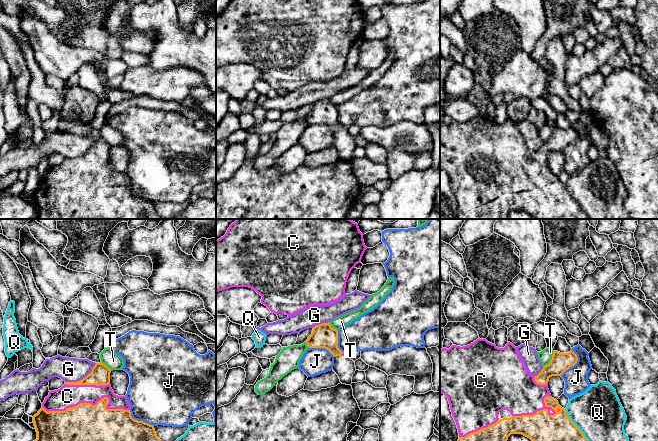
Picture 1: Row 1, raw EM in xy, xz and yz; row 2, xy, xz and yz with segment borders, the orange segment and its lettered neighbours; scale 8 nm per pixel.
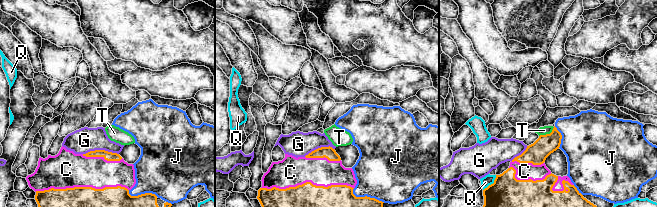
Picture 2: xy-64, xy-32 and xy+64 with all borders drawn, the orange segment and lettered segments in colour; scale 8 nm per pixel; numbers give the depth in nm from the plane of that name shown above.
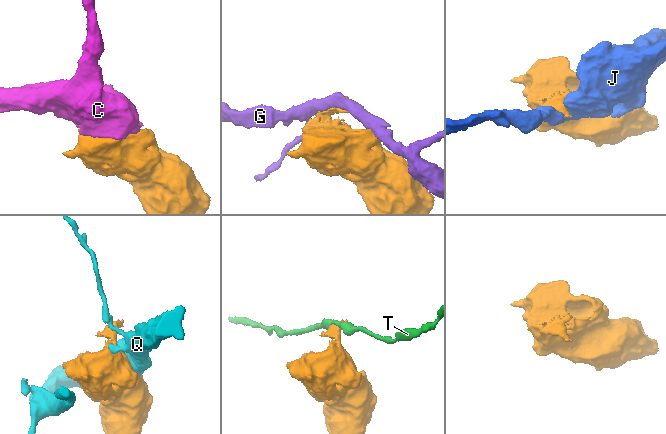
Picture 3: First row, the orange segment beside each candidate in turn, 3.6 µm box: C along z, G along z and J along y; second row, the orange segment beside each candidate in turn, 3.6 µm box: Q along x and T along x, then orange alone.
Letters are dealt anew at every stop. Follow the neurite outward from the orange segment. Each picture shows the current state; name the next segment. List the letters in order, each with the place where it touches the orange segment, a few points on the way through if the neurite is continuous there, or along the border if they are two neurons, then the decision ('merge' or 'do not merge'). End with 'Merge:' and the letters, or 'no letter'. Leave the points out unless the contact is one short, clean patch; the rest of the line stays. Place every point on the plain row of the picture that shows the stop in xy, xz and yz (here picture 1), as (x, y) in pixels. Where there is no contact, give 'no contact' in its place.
C: xy (90, 179) | merge
G: xy (83, 154) | do not merge
J: xy (139, 197) | do not merge
Q: yz (576, 202) | do not merge
T: yz (551, 136) | along yz (554, 127), (551, 136), (543, 143) | do not merge
Merge: C

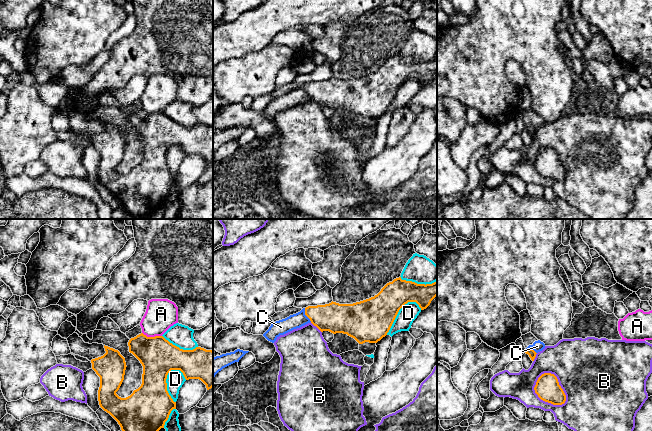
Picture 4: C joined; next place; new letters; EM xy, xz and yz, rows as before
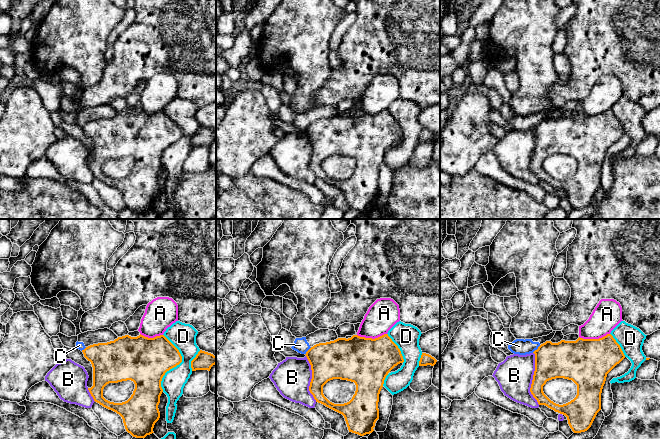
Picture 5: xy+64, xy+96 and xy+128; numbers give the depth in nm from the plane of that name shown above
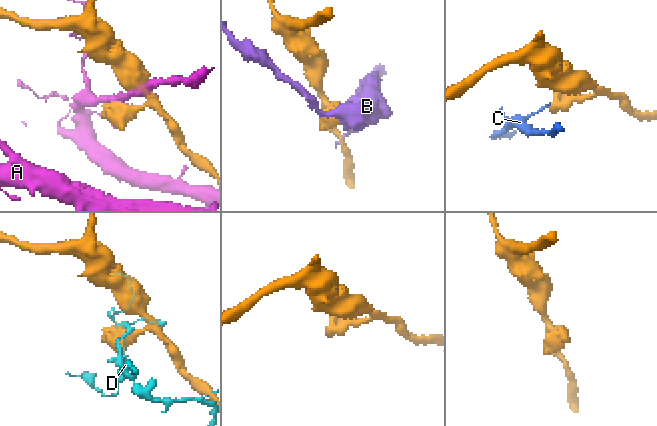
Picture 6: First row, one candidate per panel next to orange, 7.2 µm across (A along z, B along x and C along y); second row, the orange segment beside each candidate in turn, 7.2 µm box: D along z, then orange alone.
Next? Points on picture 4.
A: xy (152, 113) | do not merge
B: yz (558, 159) | do not merge
C: xz (305, 90) | along xz (304, 84), (304, 90), (311, 97) | do not merge
D: xy (166, 162) | do not merge
Merge: no letter

